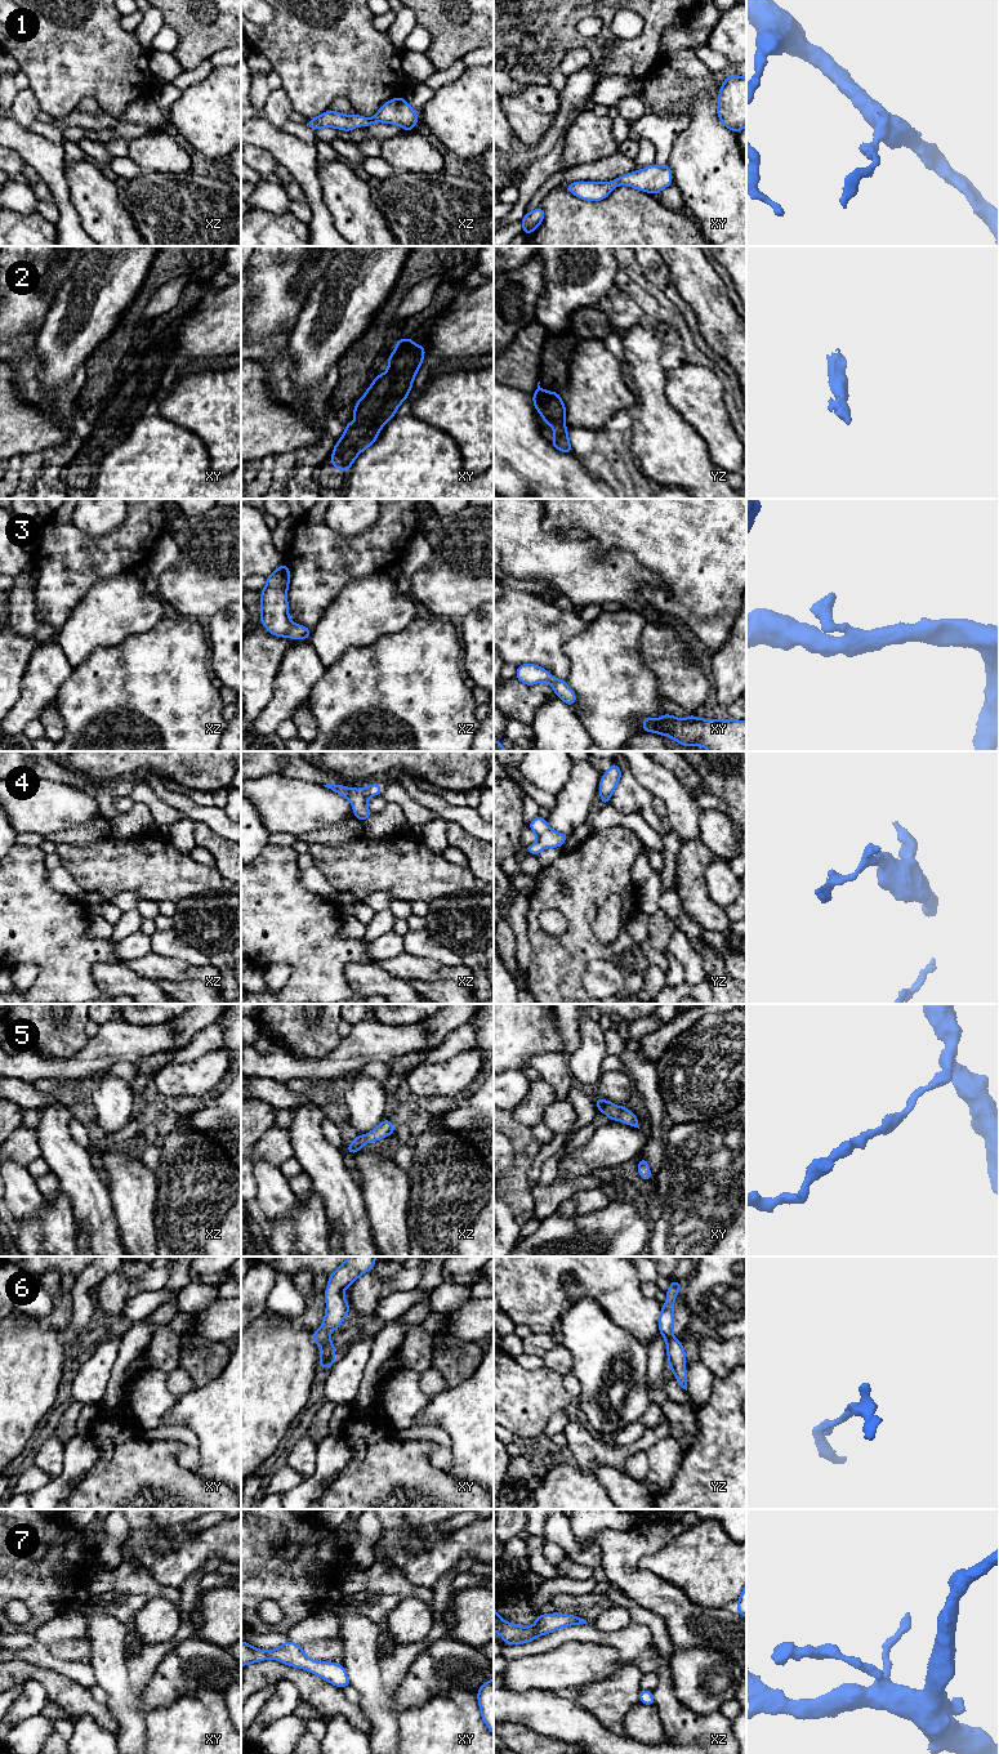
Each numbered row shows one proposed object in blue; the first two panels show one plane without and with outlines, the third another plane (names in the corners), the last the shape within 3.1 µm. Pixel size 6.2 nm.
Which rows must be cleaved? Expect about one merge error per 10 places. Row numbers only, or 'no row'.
no row

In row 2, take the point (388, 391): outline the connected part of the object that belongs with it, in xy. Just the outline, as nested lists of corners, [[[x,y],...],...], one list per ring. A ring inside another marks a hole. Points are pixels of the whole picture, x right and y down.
[[[410,336],[397,340],[396,349],[388,357],[388,370],[375,376],[370,388],[365,390],[365,396],[357,401],[353,409],[356,421],[345,423],[345,430],[331,454],[334,468],[347,472],[356,458],[376,441],[379,430],[396,415],[398,406],[407,398],[414,378],[423,363],[424,353],[425,347],[414,344]]]

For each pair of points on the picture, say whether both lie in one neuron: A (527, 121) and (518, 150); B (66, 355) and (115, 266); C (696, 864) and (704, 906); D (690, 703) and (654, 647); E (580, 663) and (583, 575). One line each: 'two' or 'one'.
A: two
B: one
C: one
D: one
E: two

